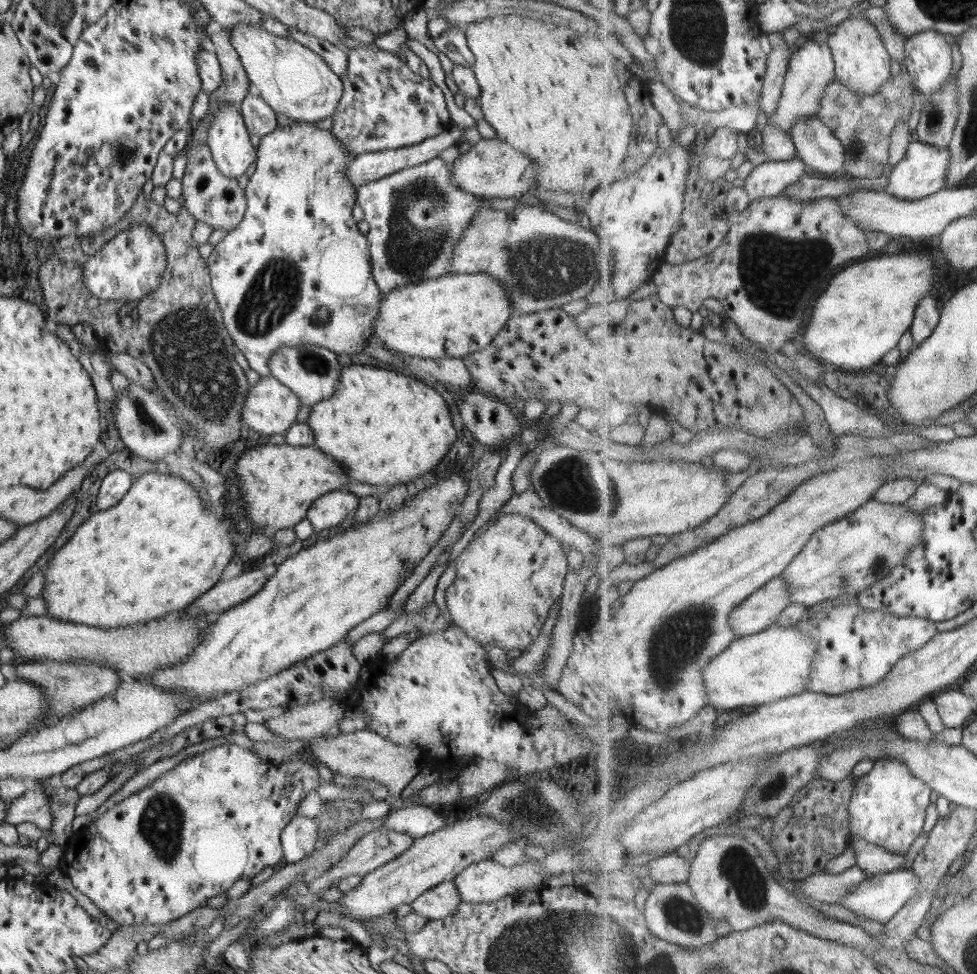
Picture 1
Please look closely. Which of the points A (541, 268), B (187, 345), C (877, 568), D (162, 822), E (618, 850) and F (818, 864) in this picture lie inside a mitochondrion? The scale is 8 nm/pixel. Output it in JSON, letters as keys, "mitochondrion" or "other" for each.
{"A":"mitochondrion","B":"mitochondrion","C":"mitochondrion","D":"mitochondrion","E":"other","F":"other"}

